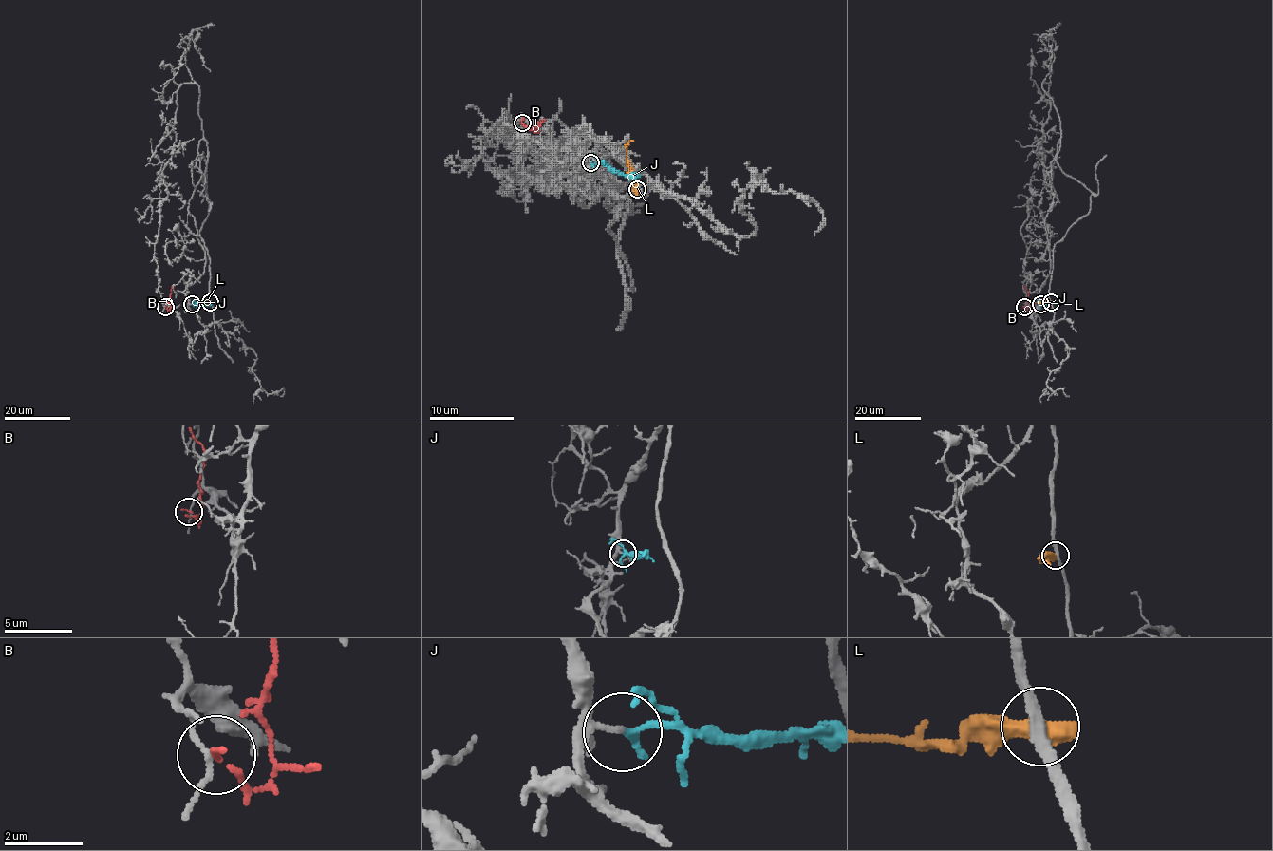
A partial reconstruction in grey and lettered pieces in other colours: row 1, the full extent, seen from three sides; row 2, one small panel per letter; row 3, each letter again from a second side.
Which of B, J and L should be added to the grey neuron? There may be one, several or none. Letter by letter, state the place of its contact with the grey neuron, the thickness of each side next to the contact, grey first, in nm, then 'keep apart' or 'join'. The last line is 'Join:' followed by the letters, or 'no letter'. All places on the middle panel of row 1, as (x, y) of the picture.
B: contact (522, 122); calibres 130 and 150 nm; keep apart
J: contact (590, 162); calibres 100 and 200 nm; join
L: contact (637, 189); calibres 260 and 600 nm; keep apart
Join: J

